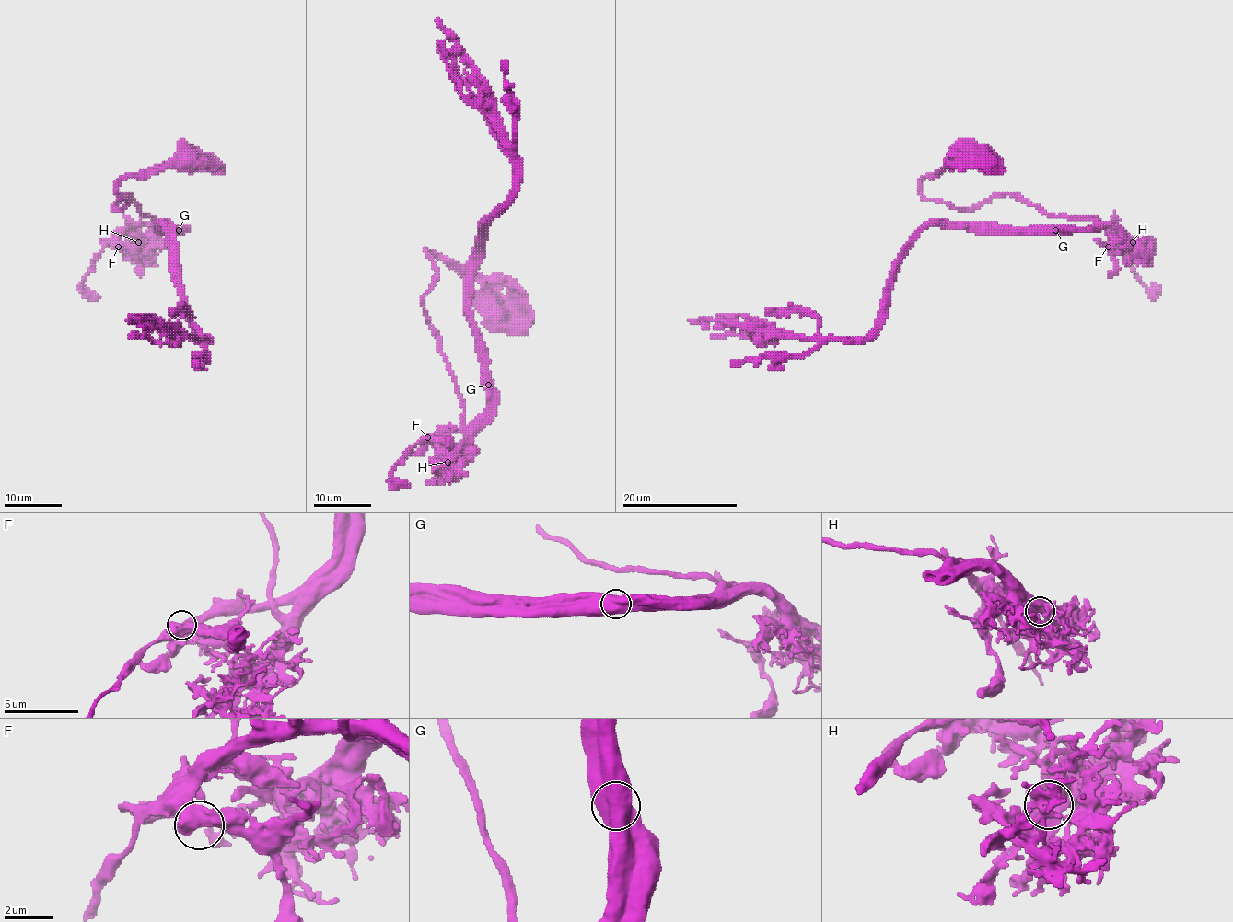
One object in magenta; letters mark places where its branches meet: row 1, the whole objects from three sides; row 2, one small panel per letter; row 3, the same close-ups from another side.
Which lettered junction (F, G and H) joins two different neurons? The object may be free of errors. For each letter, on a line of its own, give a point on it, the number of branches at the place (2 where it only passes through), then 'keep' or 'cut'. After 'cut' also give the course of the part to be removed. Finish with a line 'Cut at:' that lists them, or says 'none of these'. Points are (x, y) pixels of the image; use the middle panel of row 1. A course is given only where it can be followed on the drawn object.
F: at (427, 437); 2 branches meet; keep
G: at (488, 385); 2 branches meet; cut; foreign part runs (488, 386), (483, 343), (468, 297), (471, 258), (481, 228), (512, 197), (518, 162), (486, 82), (468, 59)
H: at (447, 462); 2 branches meet; keep
Cut at: G

